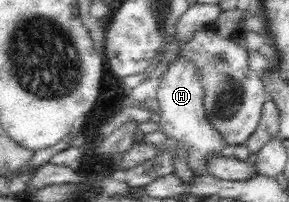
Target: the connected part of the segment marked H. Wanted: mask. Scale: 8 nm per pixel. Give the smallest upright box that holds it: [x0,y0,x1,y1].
[157,57,232,176]

